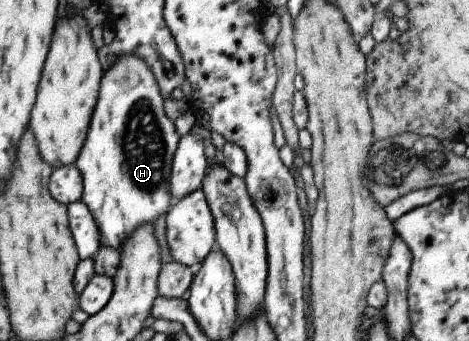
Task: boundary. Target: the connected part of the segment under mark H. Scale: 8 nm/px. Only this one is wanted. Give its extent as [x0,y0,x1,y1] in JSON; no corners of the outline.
[74,56,179,251]

